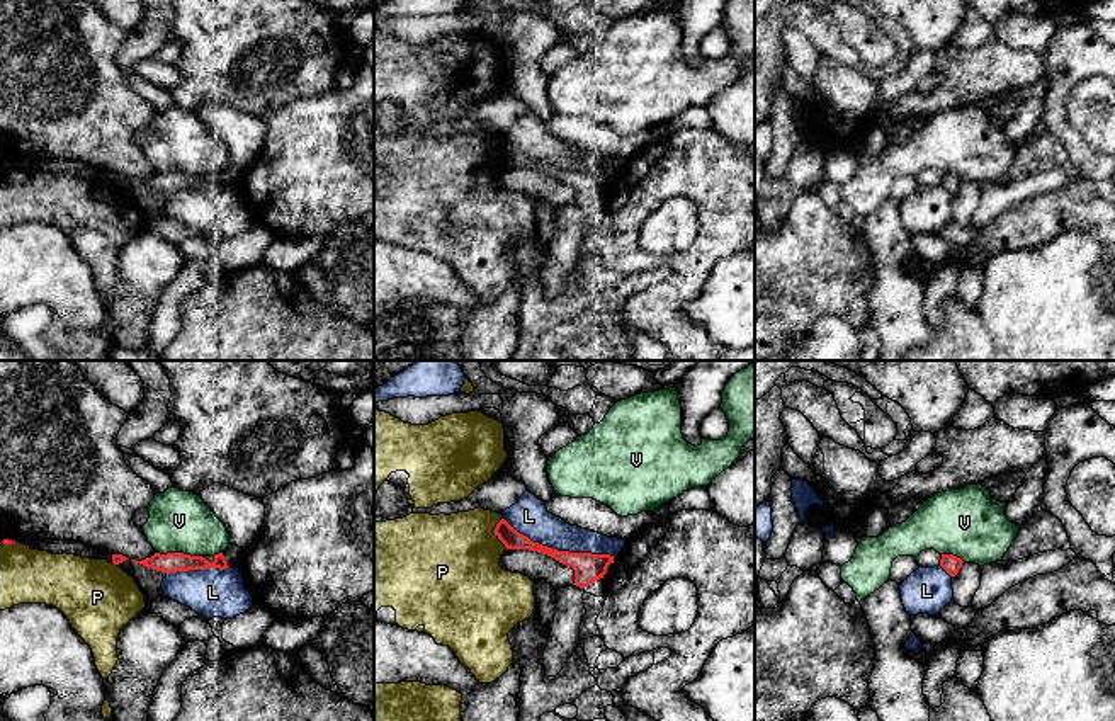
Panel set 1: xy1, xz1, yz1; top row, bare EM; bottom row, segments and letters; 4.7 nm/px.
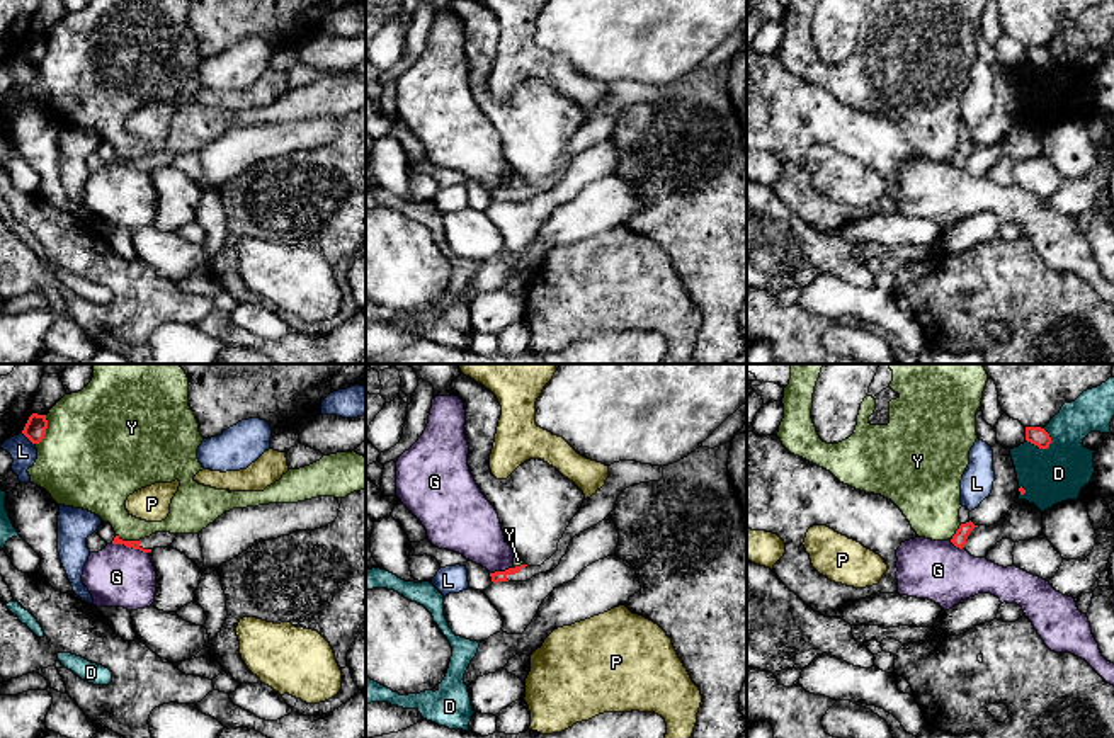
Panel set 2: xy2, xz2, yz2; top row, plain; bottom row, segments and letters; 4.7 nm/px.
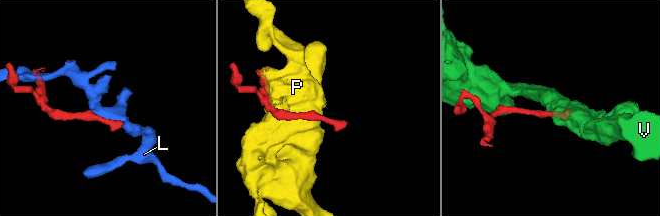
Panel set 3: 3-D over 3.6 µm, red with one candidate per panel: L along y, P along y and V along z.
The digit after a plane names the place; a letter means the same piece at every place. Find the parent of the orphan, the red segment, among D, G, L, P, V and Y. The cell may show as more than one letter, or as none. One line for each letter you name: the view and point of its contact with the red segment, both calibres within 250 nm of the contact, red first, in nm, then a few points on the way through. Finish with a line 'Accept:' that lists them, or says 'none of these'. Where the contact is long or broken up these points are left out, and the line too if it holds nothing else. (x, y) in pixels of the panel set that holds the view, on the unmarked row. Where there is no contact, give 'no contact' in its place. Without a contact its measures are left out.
Accept: none of these

